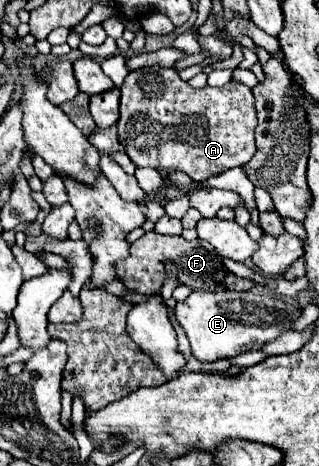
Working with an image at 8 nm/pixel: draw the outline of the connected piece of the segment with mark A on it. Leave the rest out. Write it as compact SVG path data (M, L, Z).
M139 68L133 70L121 86L121 116L117 120L117 134L125 154L137 168L153 170L179 170L185 172L193 182L203 182L229 168L247 164L255 154L255 132L257 114L253 106L251 90L241 82L227 82L221 88L205 86L193 88L179 78L173 68Z

